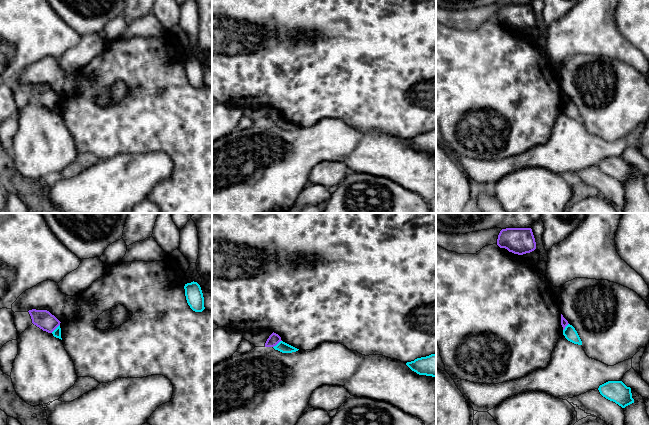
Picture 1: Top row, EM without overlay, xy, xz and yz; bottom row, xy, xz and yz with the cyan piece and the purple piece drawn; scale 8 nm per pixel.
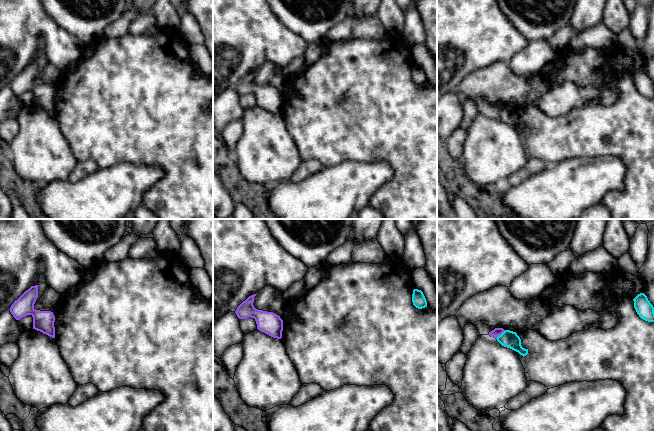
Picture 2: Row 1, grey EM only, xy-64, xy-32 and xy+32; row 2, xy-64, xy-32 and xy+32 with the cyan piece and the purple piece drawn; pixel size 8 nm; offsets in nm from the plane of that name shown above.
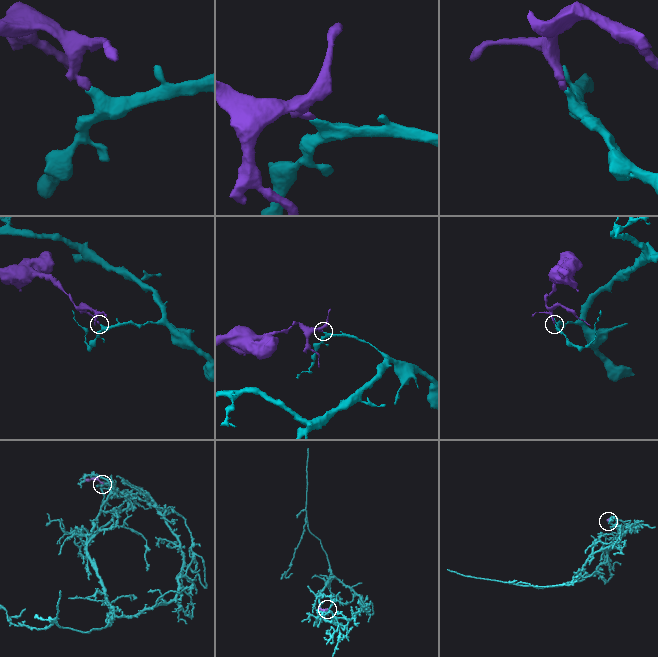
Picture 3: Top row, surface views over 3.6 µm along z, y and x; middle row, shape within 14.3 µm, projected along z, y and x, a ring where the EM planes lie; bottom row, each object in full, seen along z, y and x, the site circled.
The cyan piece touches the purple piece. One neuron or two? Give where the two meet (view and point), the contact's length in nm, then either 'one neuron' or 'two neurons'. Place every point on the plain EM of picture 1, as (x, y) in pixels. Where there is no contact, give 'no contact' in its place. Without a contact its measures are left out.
contact xz (278, 119); length 90 nm; two neurons

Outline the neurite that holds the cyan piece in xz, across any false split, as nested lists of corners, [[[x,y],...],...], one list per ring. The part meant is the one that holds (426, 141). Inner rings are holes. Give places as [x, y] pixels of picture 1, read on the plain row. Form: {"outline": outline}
{"outline": [[[436,130],[417,134],[406,141],[419,151],[436,153]]]}

